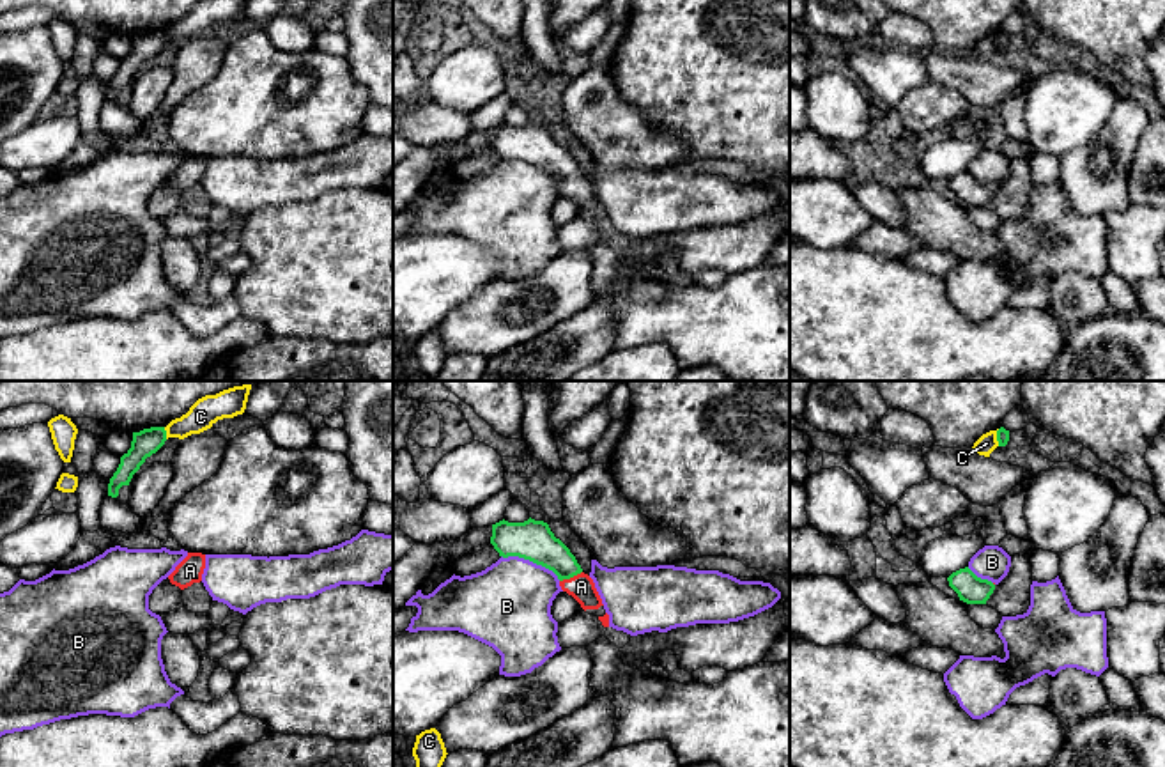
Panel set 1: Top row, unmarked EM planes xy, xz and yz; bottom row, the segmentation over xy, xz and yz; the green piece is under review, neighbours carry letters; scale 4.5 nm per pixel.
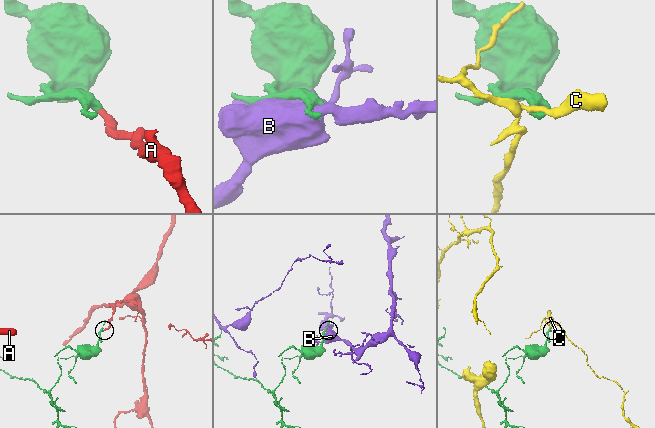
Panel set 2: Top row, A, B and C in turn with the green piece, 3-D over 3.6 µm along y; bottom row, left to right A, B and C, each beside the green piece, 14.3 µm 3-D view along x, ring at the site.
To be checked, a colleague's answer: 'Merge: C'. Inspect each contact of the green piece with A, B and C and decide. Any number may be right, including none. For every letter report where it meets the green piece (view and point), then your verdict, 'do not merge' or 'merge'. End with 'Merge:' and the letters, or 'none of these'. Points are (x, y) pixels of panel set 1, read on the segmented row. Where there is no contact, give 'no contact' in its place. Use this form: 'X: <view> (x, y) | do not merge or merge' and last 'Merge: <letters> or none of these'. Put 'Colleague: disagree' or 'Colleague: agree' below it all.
A: xz (570, 576) | merge
B: xz (532, 560) | do not merge
C: yz (997, 438) | do not merge
Merge: A
Colleague: disagree

